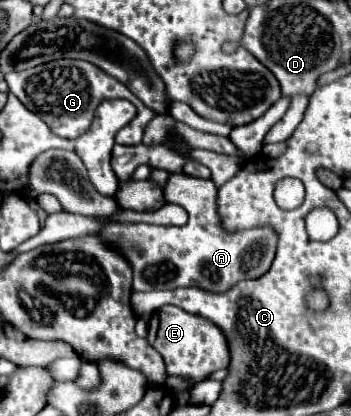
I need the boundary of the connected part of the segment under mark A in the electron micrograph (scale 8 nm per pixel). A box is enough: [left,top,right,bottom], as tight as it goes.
[96,174,278,292]

